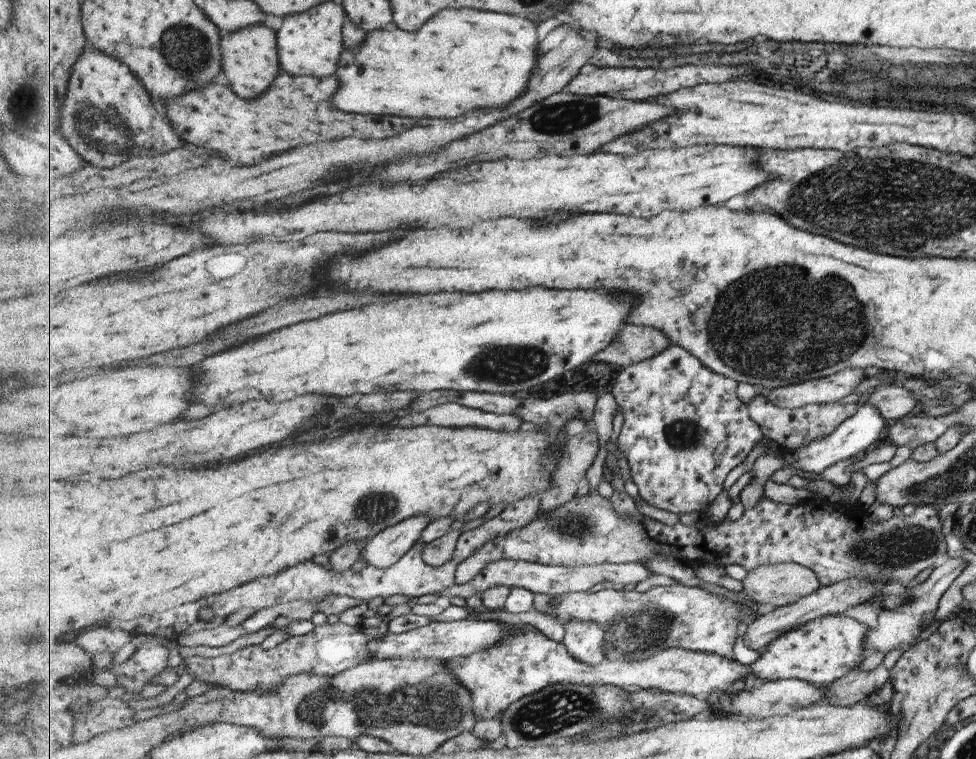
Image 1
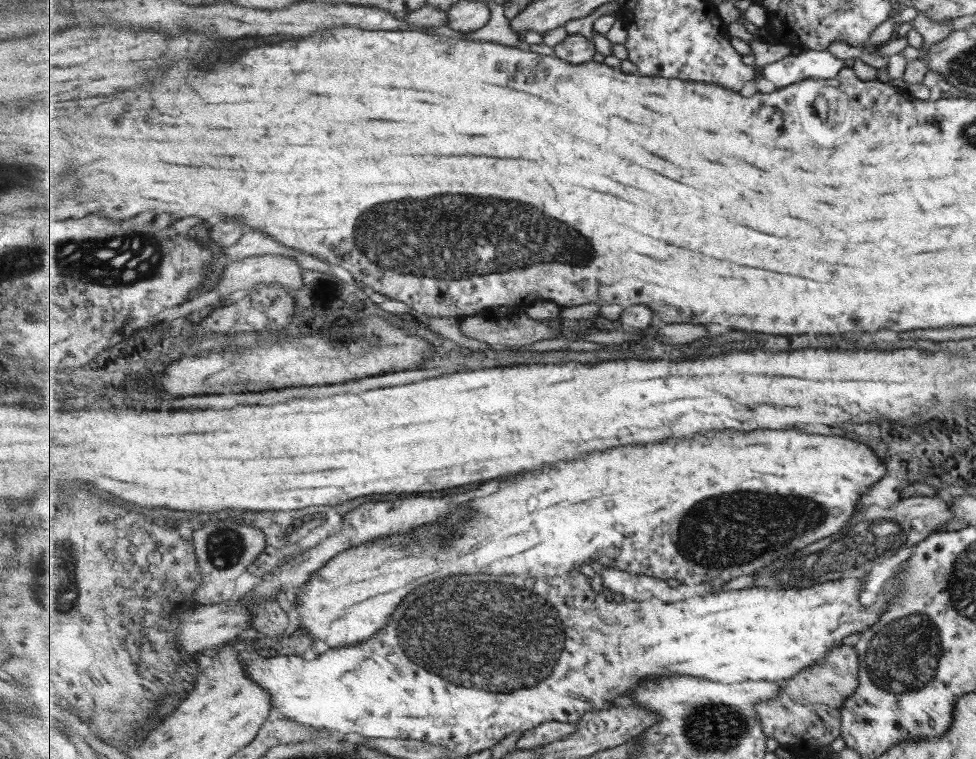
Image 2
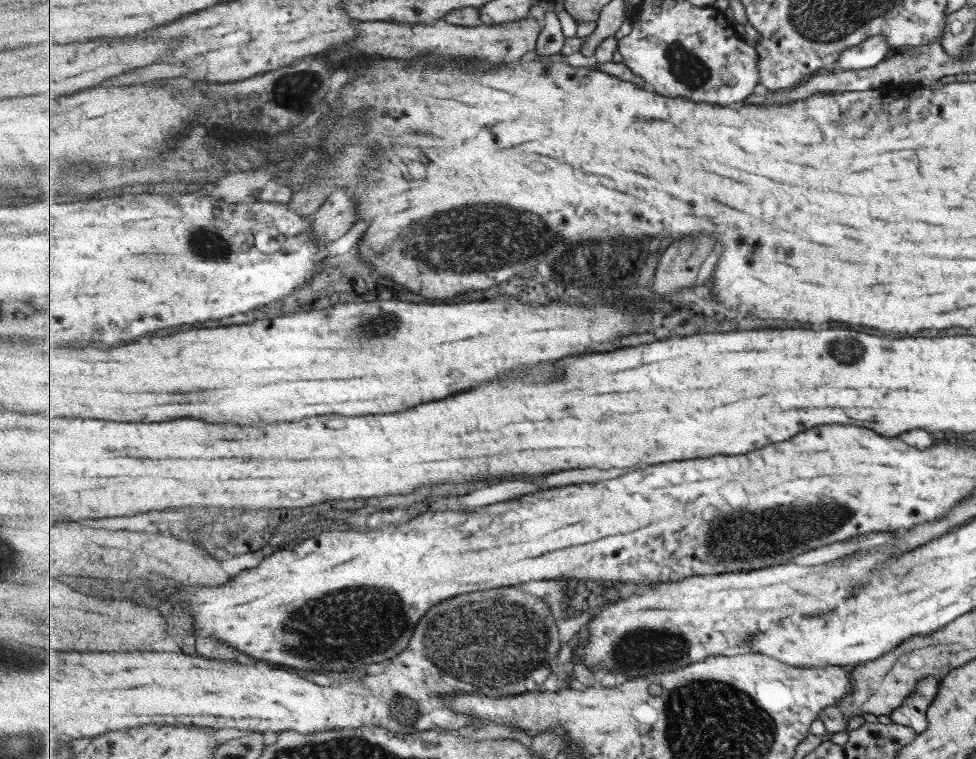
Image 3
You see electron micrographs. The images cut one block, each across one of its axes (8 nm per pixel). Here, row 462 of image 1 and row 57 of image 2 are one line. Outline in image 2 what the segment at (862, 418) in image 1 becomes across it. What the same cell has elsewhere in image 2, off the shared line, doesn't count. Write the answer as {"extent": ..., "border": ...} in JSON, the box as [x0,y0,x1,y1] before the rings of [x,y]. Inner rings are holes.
{"extent":[760,49,843,89],"border":[[[826,49],[821,50],[809,50],[805,53],[799,53],[798,55],[789,54],[787,57],[770,63],[762,67],[762,74],[760,77],[764,77],[773,83],[779,89],[789,86],[790,84],[795,84],[801,82],[802,80],[809,79],[830,79],[838,74],[839,69],[843,68],[843,61],[835,58],[830,52],[827,52]]]}

